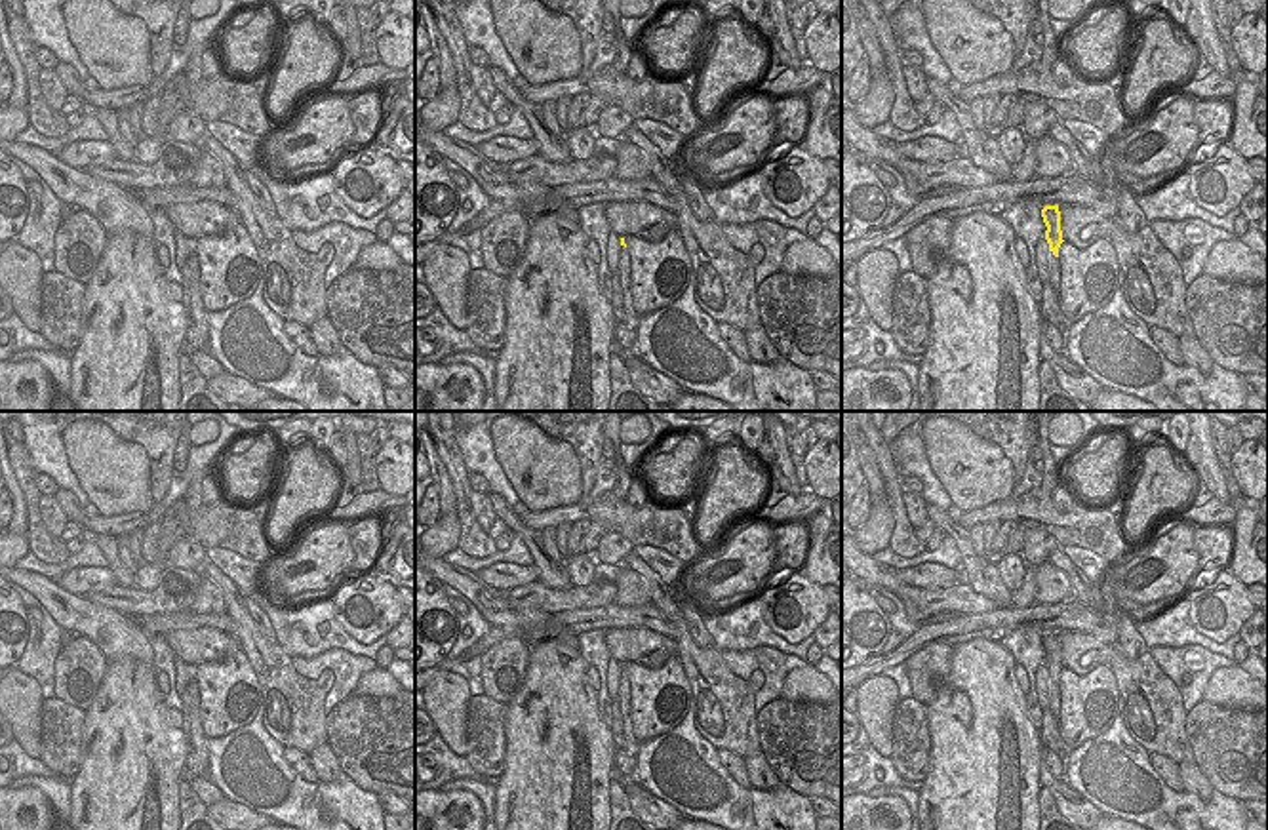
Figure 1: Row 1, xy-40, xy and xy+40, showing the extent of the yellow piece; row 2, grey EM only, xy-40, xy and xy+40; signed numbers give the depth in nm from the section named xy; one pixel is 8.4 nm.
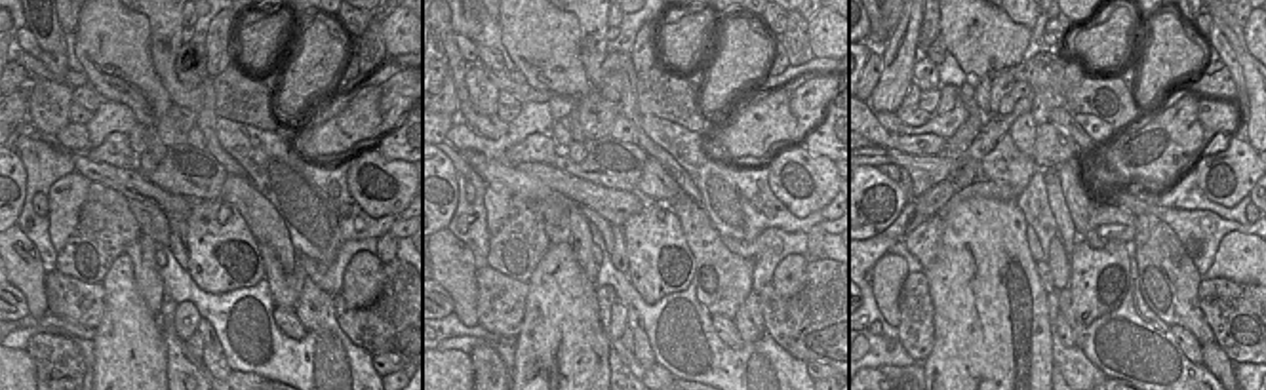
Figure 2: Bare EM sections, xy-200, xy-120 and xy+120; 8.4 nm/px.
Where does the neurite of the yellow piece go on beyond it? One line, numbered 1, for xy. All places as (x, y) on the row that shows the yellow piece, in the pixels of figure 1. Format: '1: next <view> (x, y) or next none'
1: next none

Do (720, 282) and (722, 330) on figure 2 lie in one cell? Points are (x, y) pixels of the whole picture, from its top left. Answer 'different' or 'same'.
different

